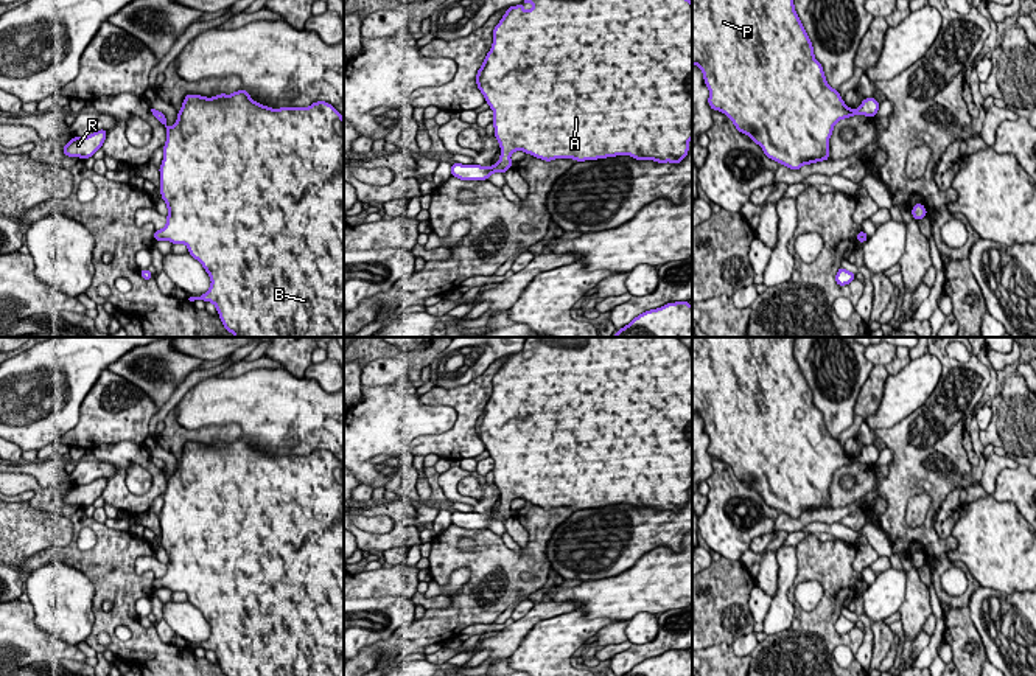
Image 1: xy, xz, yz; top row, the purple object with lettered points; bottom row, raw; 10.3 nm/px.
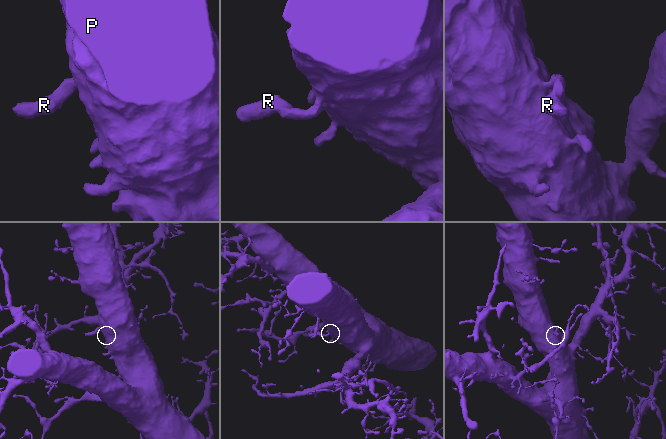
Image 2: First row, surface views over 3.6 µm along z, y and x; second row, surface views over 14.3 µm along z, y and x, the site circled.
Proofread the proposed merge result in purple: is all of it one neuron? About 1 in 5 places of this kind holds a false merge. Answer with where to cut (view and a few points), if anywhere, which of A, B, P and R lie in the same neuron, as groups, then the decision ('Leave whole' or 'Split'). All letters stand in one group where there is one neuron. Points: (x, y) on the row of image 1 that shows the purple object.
No split. Groups: A B P R. Leave whole

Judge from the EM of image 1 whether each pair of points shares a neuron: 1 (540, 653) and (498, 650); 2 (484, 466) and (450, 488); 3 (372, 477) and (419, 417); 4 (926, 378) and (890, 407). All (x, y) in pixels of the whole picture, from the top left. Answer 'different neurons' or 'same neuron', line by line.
1: different neurons
2: different neurons
3: same neuron
4: same neuron

